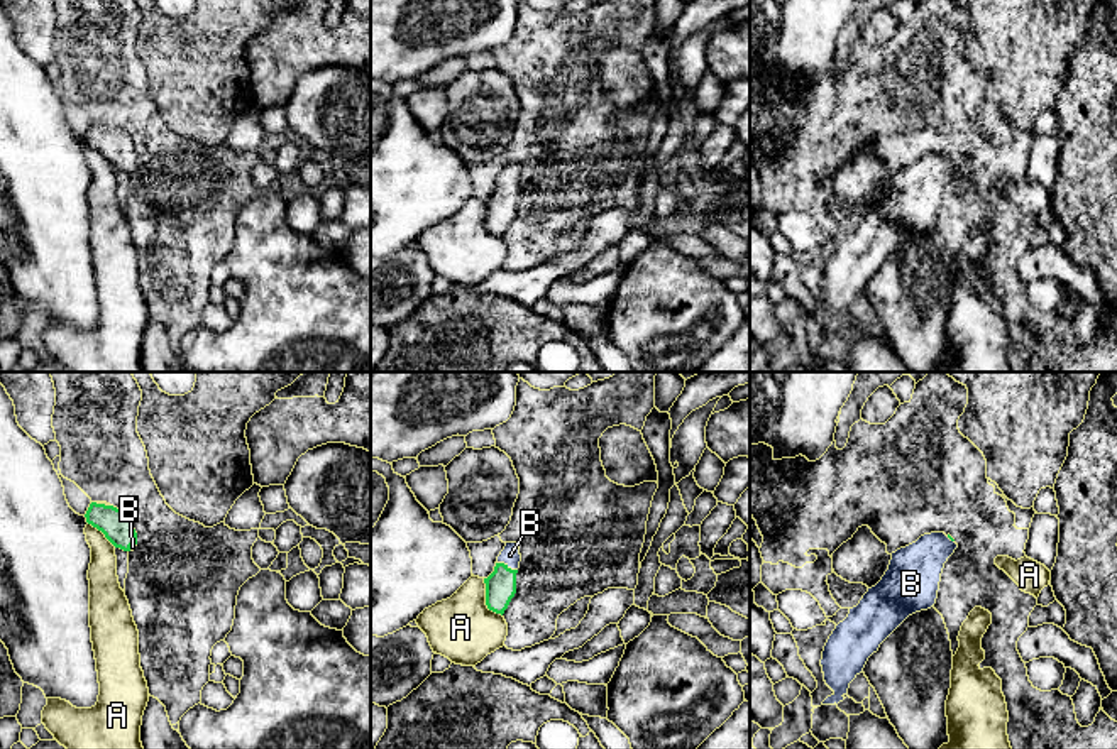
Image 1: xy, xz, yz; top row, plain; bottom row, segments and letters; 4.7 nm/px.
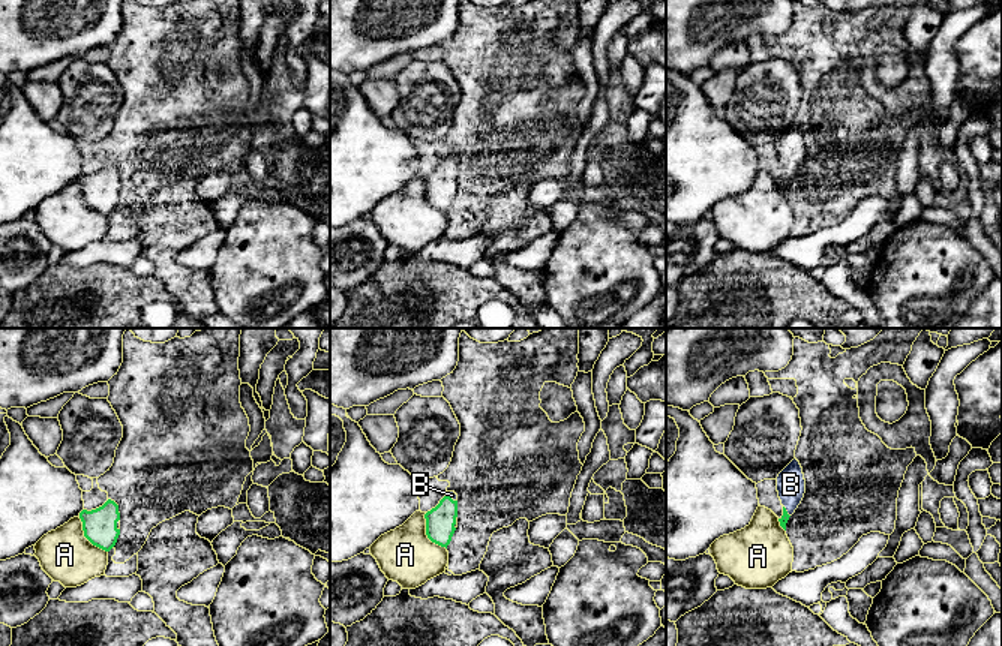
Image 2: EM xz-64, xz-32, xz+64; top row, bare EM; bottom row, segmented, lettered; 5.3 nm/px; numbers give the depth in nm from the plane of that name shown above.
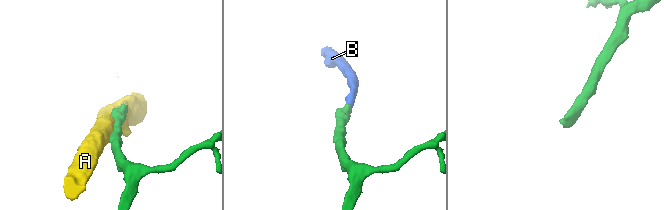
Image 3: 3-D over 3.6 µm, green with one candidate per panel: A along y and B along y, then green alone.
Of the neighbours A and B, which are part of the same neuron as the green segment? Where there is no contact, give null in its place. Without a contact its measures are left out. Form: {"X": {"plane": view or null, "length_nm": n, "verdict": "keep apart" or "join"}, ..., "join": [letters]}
{"A": {"plane": "xz", "length_nm": 200, "verdict": "keep apart"}, "B": {"plane": "xz", "length_nm": 110, "verdict": "join"}, "join": ["B"]}

